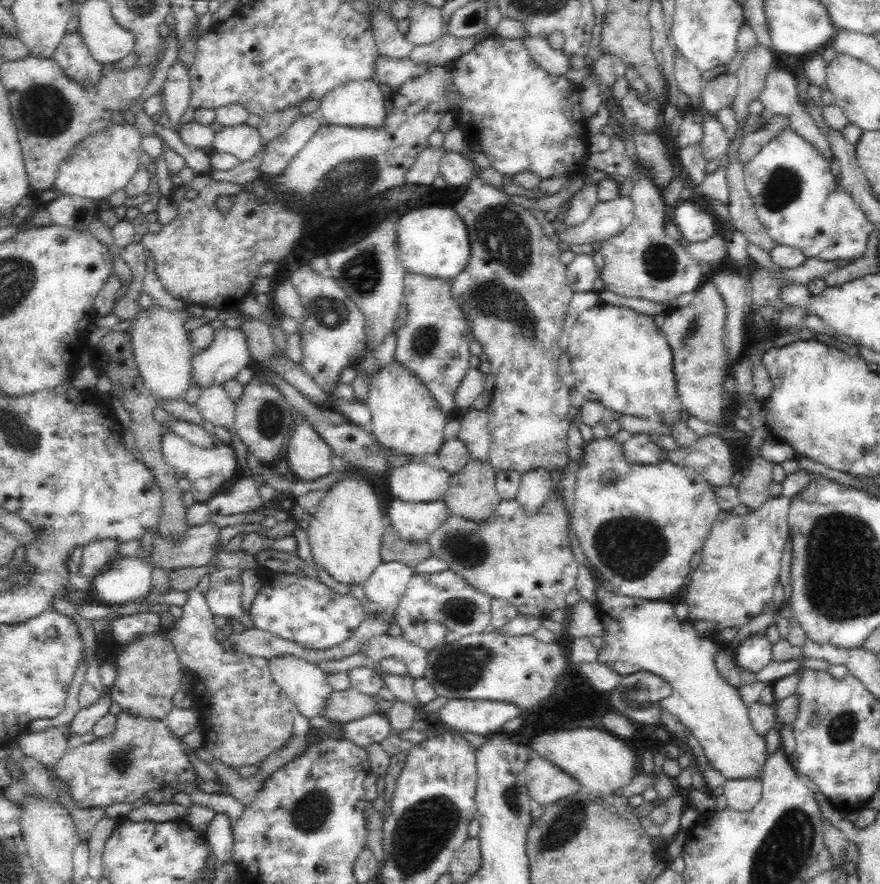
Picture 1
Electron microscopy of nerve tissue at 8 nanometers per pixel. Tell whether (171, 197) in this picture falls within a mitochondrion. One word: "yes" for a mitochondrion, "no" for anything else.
no

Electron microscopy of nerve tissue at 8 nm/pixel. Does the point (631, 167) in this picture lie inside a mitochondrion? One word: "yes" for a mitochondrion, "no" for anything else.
no

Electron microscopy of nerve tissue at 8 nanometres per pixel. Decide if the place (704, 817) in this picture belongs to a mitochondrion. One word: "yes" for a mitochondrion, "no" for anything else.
no

